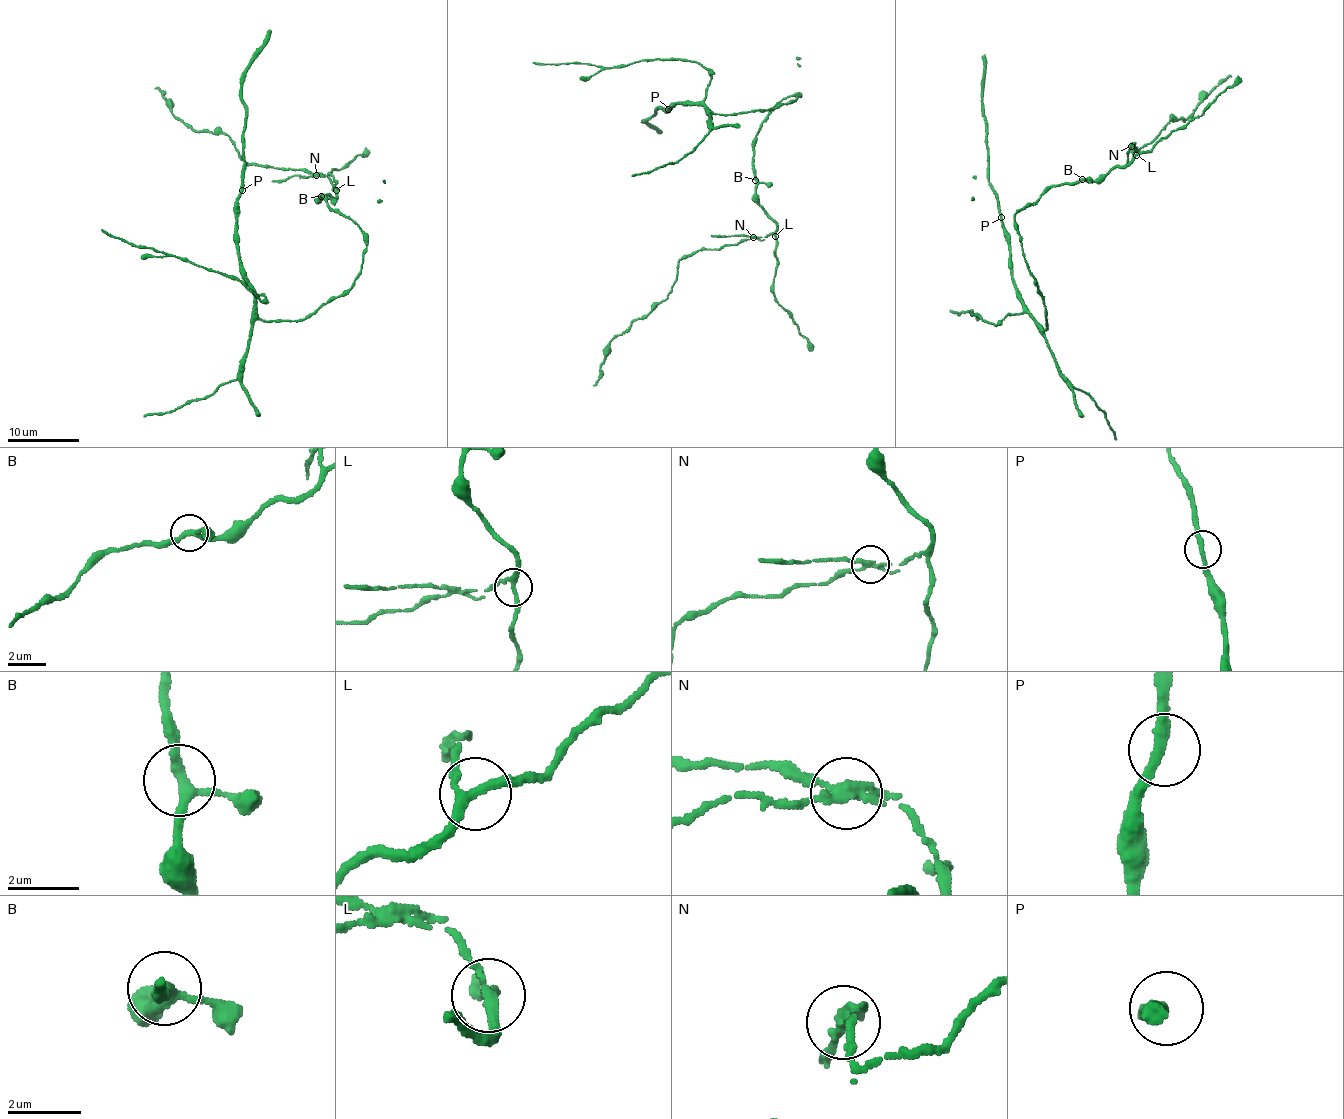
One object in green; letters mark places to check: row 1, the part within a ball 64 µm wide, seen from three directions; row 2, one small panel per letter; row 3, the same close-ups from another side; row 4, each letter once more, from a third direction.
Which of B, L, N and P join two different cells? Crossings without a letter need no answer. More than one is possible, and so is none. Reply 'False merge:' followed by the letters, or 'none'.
False merge: N

